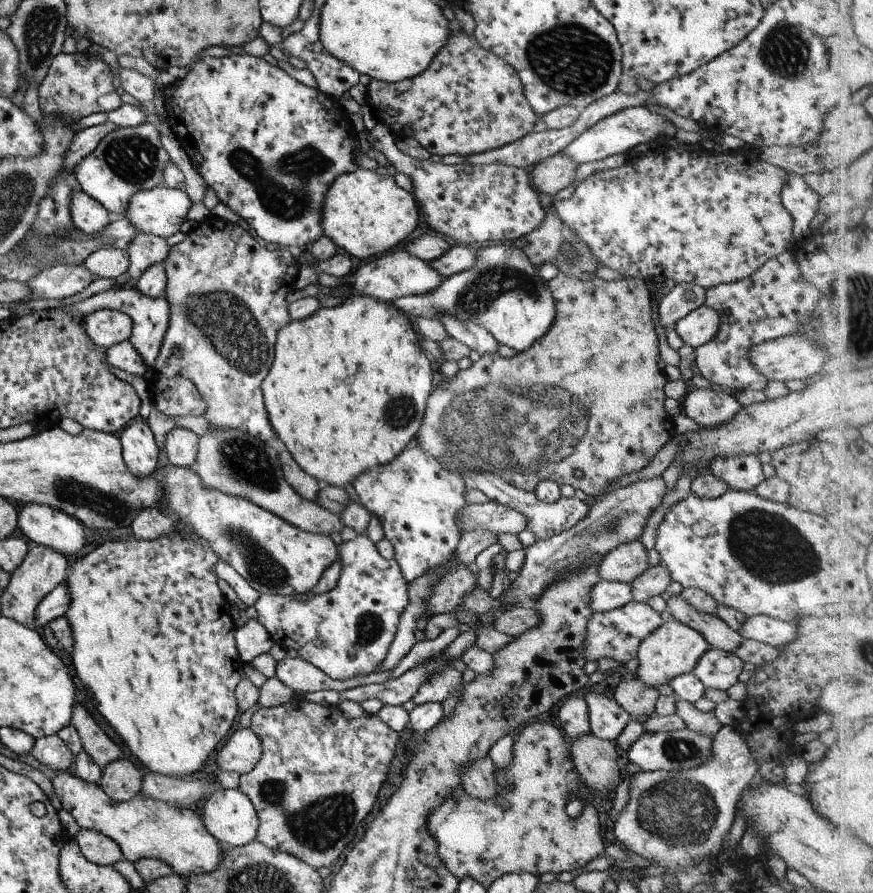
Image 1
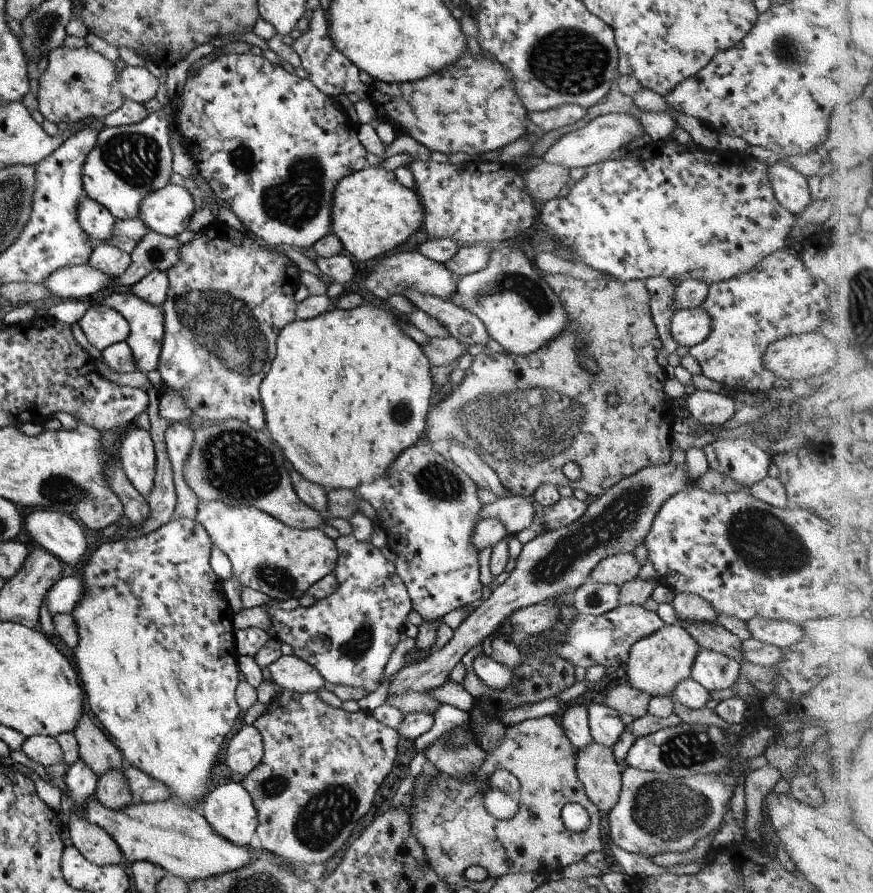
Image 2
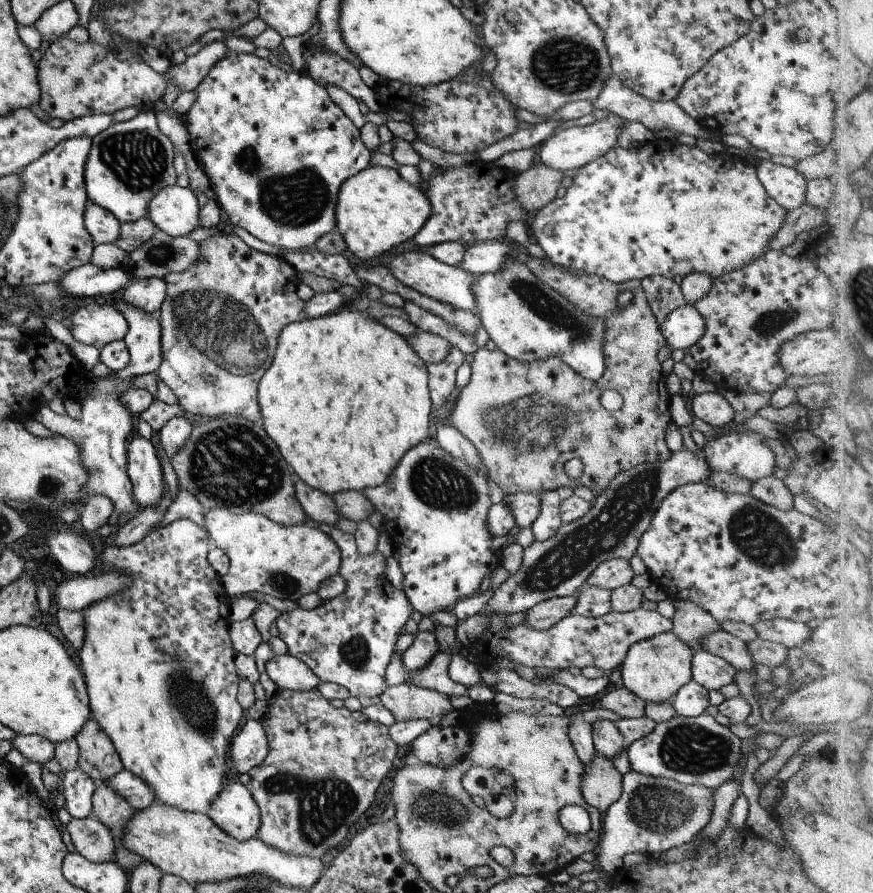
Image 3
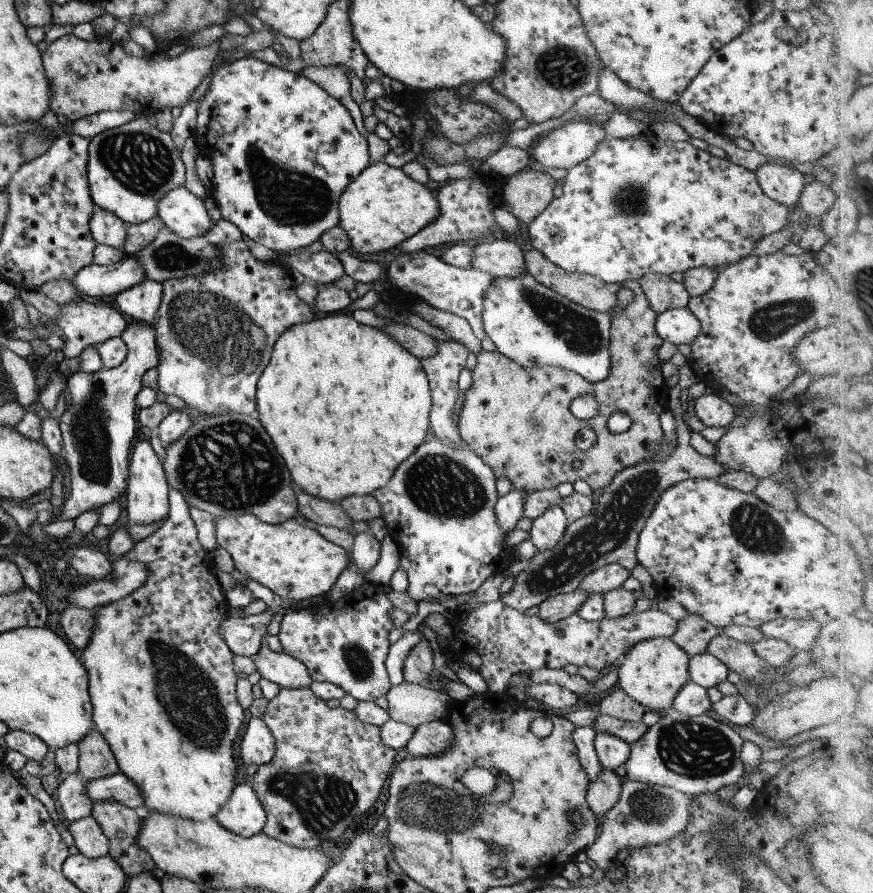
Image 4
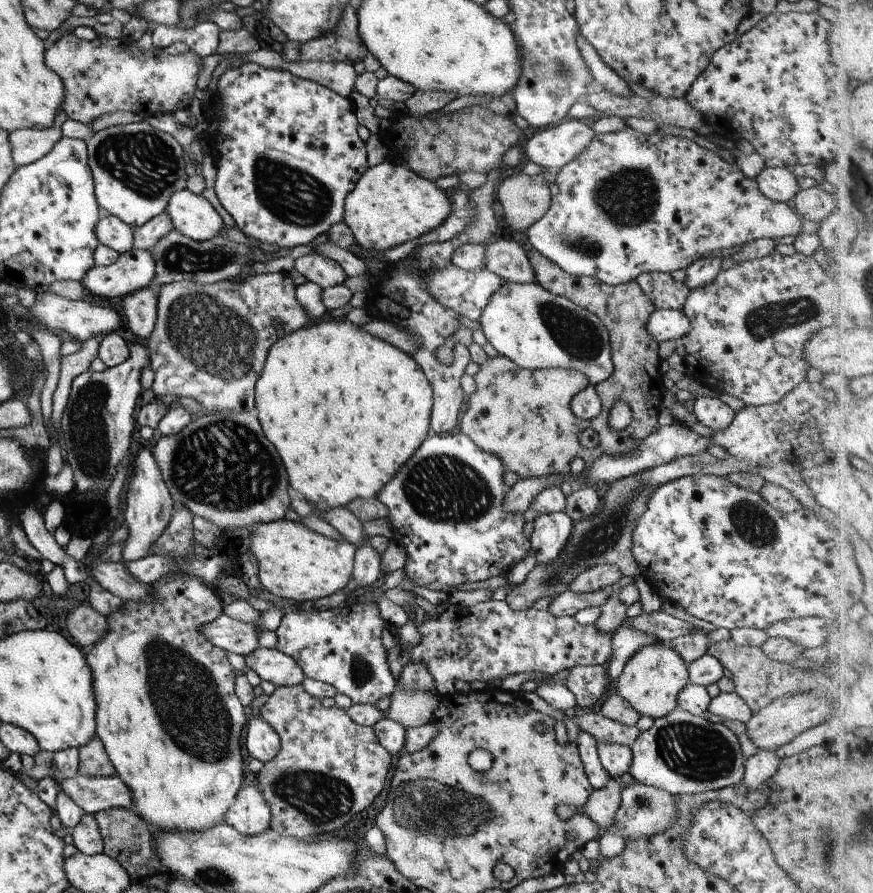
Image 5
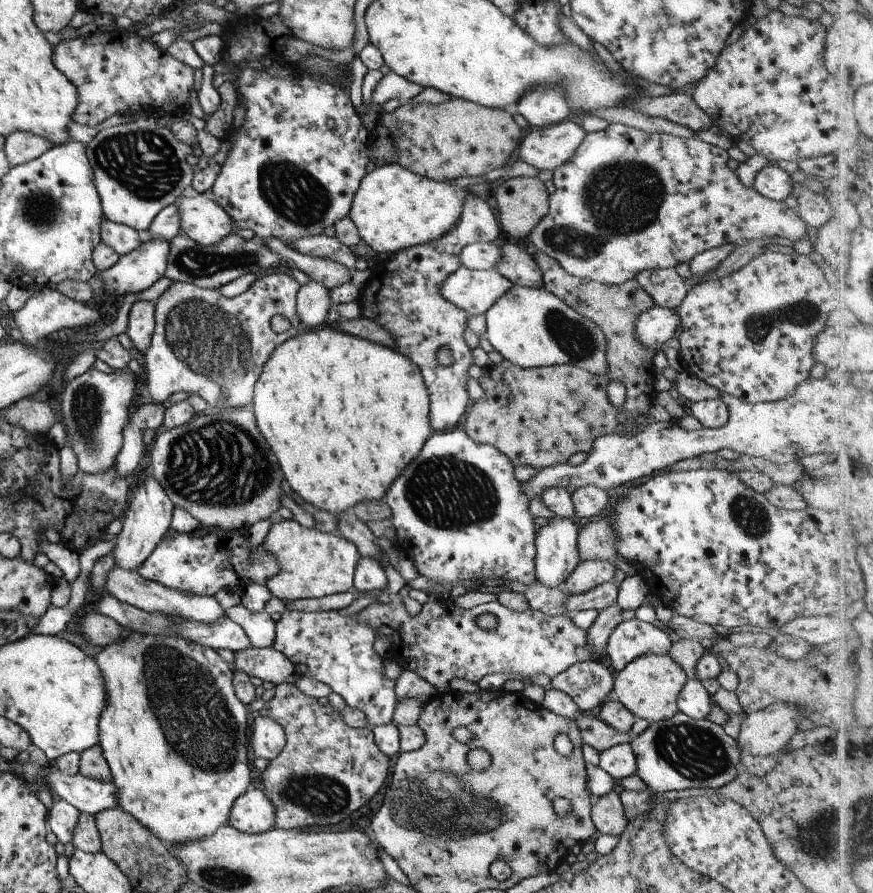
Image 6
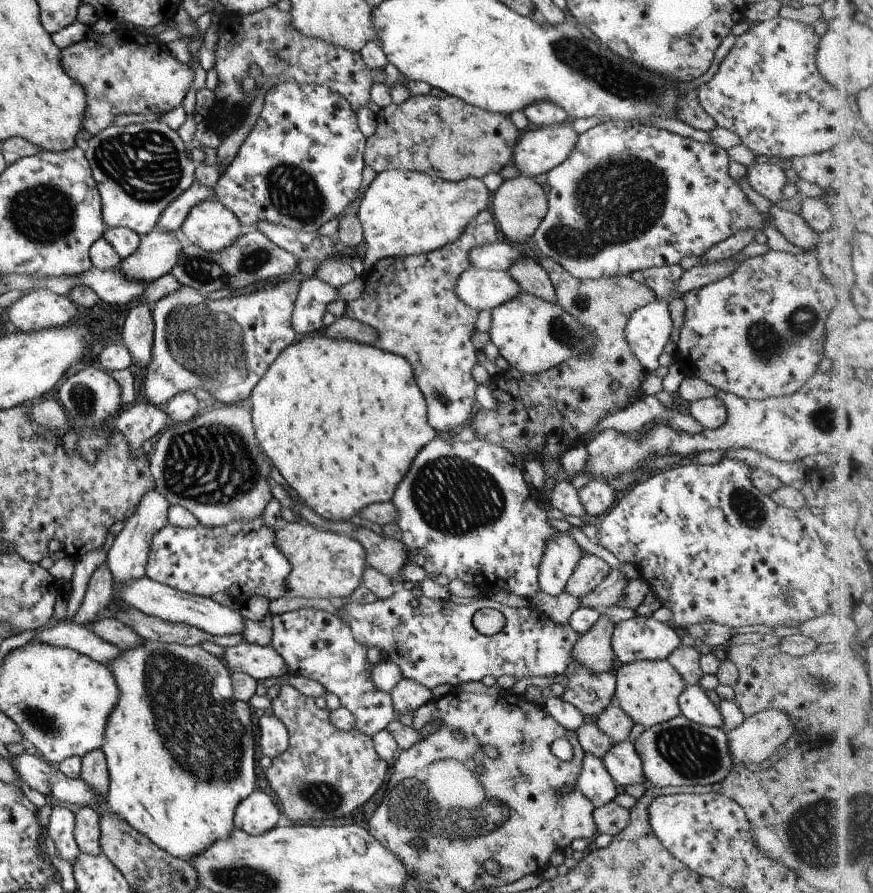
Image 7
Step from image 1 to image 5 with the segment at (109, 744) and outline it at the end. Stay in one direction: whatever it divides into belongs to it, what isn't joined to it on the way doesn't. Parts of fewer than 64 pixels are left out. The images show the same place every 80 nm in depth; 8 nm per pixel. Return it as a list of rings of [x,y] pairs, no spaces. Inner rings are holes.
[[[96,735],[85,746],[81,746],[77,750],[78,774],[81,776],[107,778],[115,775],[115,770]]]

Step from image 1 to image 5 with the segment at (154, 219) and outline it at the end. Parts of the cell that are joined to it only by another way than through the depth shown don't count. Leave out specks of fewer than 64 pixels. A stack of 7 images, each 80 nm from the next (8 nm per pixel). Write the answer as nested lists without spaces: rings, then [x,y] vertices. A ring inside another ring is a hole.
[[[186,189],[169,196],[165,212],[171,216],[172,229],[196,242],[213,240],[224,227],[211,204]]]

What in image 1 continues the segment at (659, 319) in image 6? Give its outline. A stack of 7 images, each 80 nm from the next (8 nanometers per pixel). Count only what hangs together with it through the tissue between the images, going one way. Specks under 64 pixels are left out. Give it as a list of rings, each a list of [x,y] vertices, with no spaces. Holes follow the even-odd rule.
[[[703,304],[680,318],[673,330],[685,344],[697,348],[708,343],[717,334],[719,325],[720,316],[717,311]]]

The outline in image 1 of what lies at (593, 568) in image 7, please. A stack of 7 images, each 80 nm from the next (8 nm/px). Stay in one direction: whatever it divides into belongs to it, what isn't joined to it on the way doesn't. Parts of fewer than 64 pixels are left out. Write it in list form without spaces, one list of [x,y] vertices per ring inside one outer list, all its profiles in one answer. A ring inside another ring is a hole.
[[[639,540],[619,544],[615,550],[605,554],[597,566],[600,581],[631,583],[647,566],[647,551]]]

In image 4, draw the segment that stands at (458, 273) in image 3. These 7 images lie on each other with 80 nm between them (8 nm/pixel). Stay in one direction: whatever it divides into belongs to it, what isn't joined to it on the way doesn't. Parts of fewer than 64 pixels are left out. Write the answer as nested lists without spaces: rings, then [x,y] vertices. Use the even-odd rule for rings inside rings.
[[[426,250],[415,253],[401,253],[389,264],[387,280],[399,288],[401,295],[414,295],[421,301],[439,311],[464,319],[471,328],[473,336],[481,341],[485,338],[482,328],[482,308],[485,290],[491,286],[493,276],[477,268],[459,268],[445,264],[436,254]]]

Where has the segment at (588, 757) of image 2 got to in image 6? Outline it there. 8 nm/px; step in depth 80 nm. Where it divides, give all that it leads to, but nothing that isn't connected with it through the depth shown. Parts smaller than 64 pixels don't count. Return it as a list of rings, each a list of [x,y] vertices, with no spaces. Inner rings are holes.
[[[617,785],[617,788],[611,790],[609,794],[596,798],[591,803],[590,818],[600,835],[621,835],[628,824],[618,794]]]

